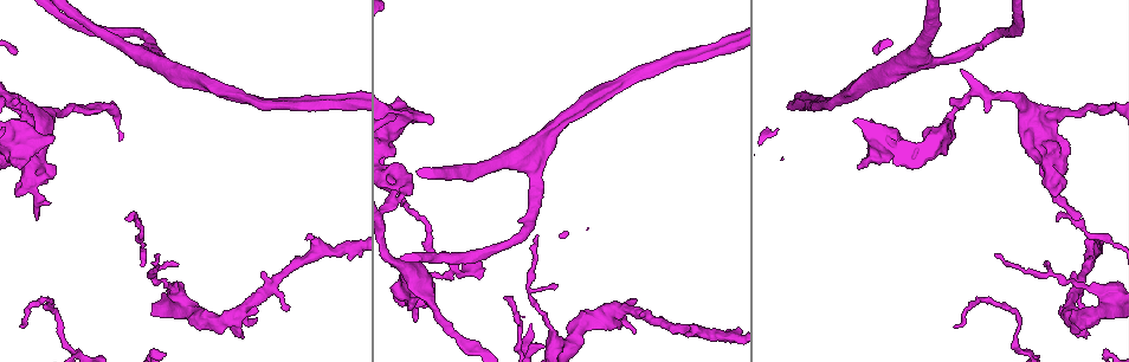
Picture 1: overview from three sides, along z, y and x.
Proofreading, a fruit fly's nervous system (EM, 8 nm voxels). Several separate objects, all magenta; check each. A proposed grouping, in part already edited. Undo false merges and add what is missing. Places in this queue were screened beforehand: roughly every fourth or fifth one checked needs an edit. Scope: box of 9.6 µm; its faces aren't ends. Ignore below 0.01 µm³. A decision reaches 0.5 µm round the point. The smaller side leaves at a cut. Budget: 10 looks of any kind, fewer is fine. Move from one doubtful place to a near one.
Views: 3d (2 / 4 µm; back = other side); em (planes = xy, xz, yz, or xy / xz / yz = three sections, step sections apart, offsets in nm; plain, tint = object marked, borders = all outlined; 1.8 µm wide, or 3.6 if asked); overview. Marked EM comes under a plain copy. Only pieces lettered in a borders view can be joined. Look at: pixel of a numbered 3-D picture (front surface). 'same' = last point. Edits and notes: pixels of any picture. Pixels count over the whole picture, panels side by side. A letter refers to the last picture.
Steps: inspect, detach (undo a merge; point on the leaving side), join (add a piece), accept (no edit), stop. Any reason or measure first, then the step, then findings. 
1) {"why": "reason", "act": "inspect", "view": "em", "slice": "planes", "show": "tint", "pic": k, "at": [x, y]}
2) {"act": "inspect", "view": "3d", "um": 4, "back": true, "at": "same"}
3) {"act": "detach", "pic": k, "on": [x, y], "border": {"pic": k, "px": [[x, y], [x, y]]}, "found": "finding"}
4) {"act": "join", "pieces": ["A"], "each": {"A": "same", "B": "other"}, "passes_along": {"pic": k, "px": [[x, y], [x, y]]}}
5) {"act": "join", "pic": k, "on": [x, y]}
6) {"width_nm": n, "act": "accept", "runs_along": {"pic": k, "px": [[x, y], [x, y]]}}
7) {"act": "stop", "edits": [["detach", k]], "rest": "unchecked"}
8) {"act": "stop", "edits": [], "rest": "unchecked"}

{"act": "inspect", "view": "3d", "um": 2, "pic": 1, "at": [1052, 172]}

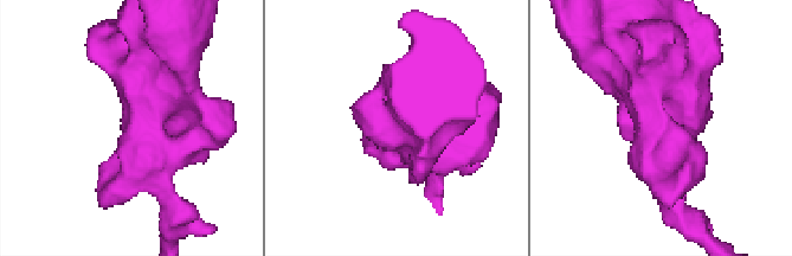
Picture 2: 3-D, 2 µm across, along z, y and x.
{"why": "now the EM", "act": "inspect", "view": "em", "slice": "planes", "show": "tint", "pic": 2, "at": [149, 119]}

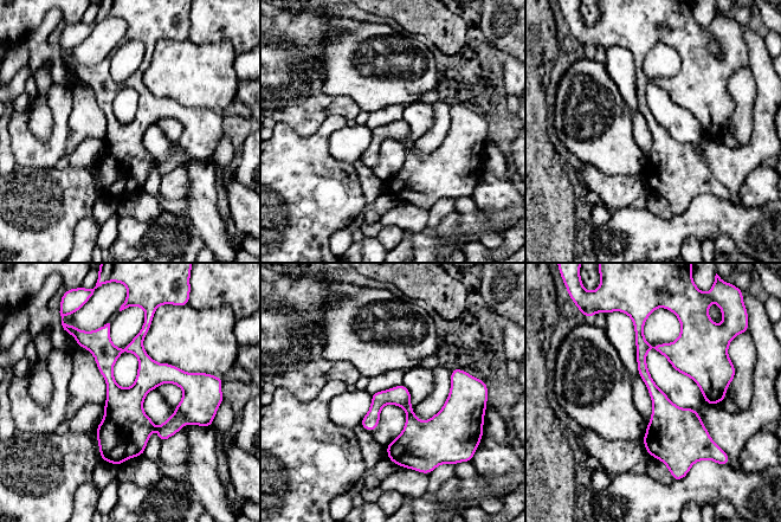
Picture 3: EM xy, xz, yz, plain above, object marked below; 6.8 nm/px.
{"act": "inspect", "view": "em", "slice": "planes", "show": "borders", "at": "same"}

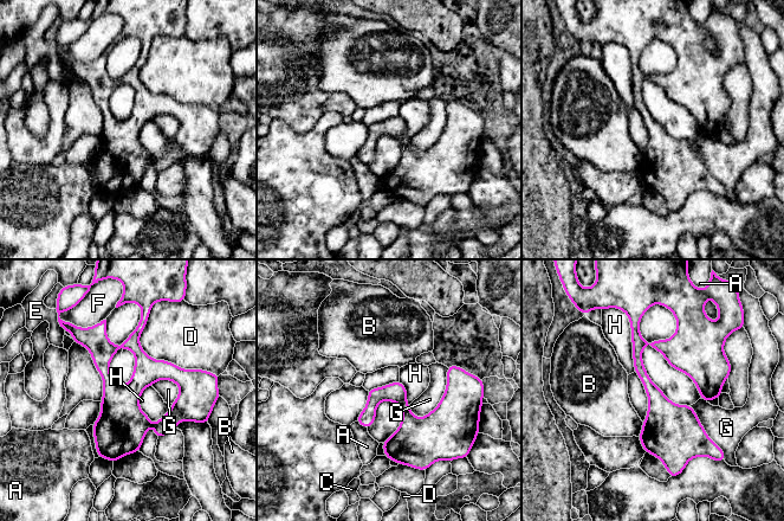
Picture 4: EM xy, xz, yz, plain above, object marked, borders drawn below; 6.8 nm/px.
{"width_nm": 140, "act": "accept", "each": {"A": "other", "B": "other", "C": "other", "D": "other", "E": "other", "F": "other", "G": "other", "H": "other"}, "border": {"pic": 4, "px": [[148, 385], [140, 409], [154, 423]]}, "found": "one neuron here"}

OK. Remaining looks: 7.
{"why": "free end", "act": "inspect", "view": "3d", "um": 2, "pic": 1, "at": [130, 220]}

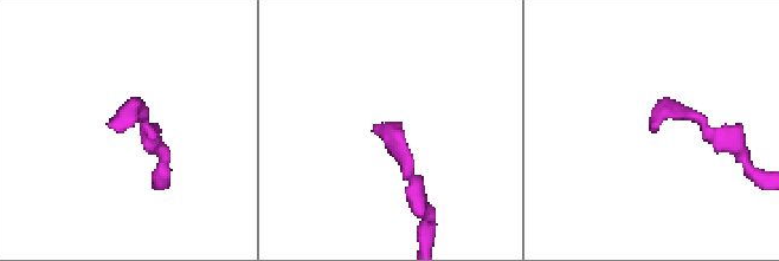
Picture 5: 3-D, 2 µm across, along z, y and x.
{"act": "inspect", "view": "em", "slice": "xz", "step": 8, "show": "borders", "pic": 5, "at": [656, 132]}

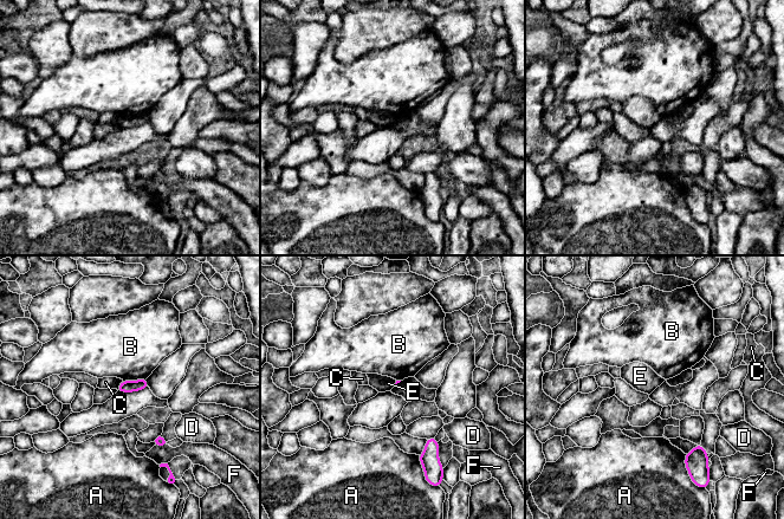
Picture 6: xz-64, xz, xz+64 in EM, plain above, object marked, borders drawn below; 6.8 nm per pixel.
{"act": "inspect", "view": "em", "slice": "planes", "show": "borders", "at": "same"}

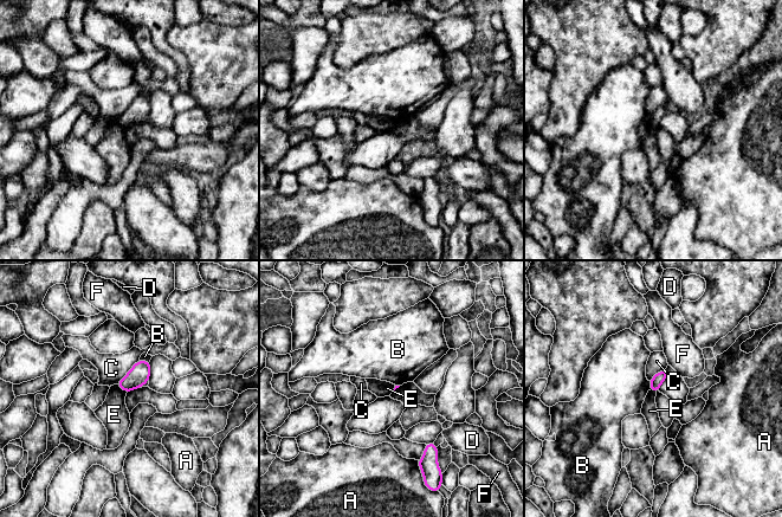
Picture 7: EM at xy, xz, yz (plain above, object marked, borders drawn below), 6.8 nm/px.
{"act": "accept", "each": {"A": "other", "B": "other", "C": "other", "D": "other", "E": "other", "F": "other"}, "border": {"pic": 7, "px": [[115, 385], [127, 392]]}, "found": "none of them fits"}

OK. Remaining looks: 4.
{"why": "sudden change in width", "act": "inspect", "view": "em", "slice": "planes", "show": "borders", "pic": 1, "at": [39, 140]}

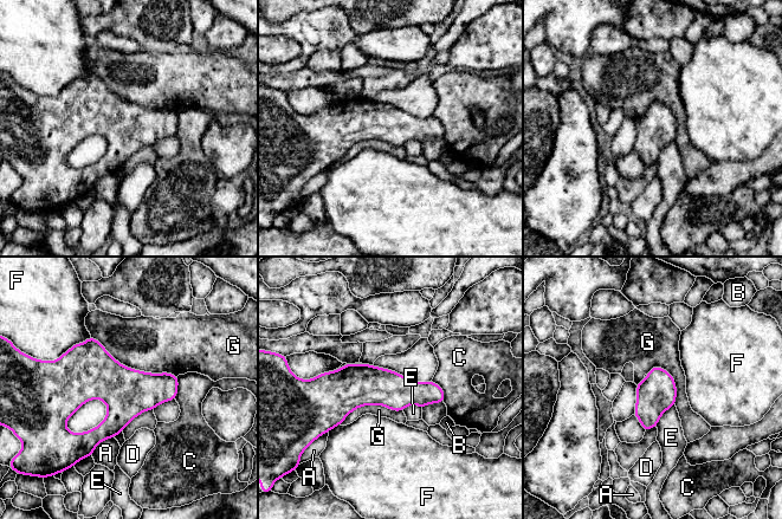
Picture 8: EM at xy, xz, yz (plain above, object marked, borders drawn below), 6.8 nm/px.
{"act": "accept", "each": {"A": "other", "B": "other", "C": "other", "D": "other", "E": "other", "F": "other", "G": "other"}, "border": {"pic": 8, "px": [[91, 335], [128, 367], [176, 376]]}, "found": "one neuron here"}

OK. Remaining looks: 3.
{"why": "free end", "act": "inspect", "view": "em", "slice": "yz", "step": 8, "show": "borders", "pic": 1, "at": [619, 329]}

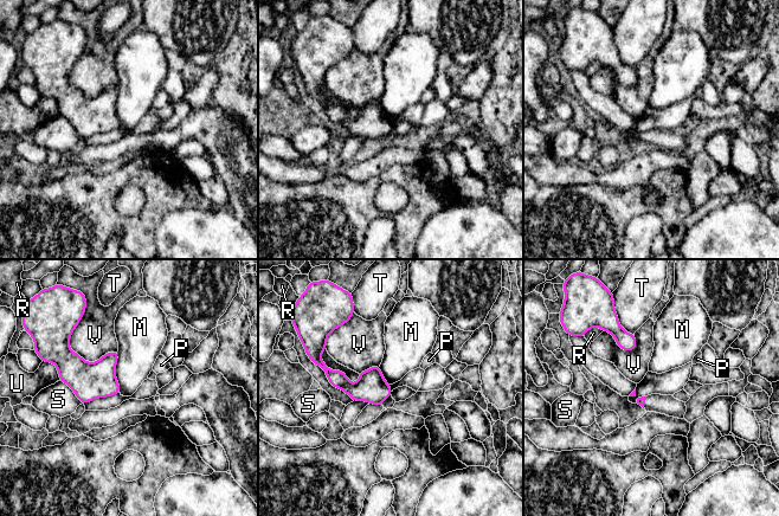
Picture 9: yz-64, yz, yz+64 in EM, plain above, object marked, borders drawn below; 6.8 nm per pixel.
{"why": "cut it another way", "act": "inspect", "view": "em", "slice": "planes", "show": "borders", "at": "same"}

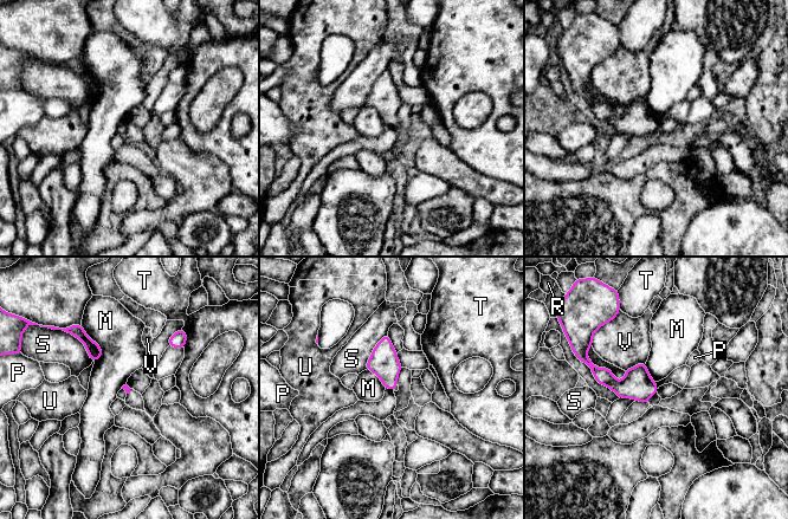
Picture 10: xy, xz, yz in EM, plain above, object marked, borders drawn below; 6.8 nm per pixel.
{"longest_contact_nm": ["S", 300], "act": "accept", "each": {"M": "other", "P": "other", "R": "other", "S": "other", "T": "other", "U": "other", "V": "other"}, "found": "no lettered piece goes on from it"}

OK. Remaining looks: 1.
{"act": "stop", "edits": [], "rest": "unchecked"}

